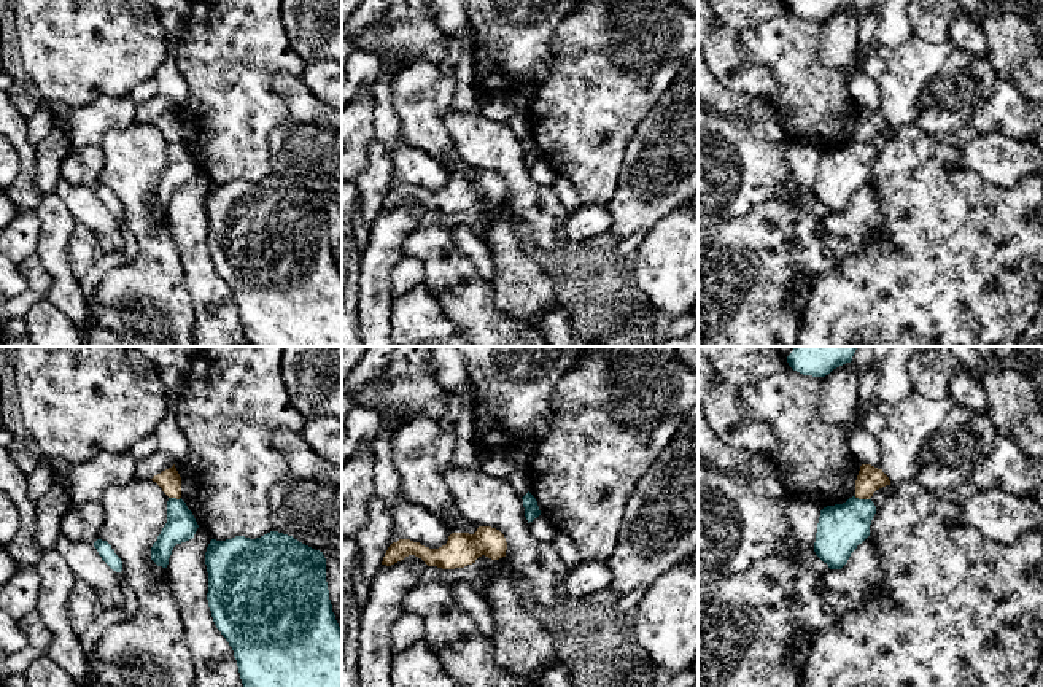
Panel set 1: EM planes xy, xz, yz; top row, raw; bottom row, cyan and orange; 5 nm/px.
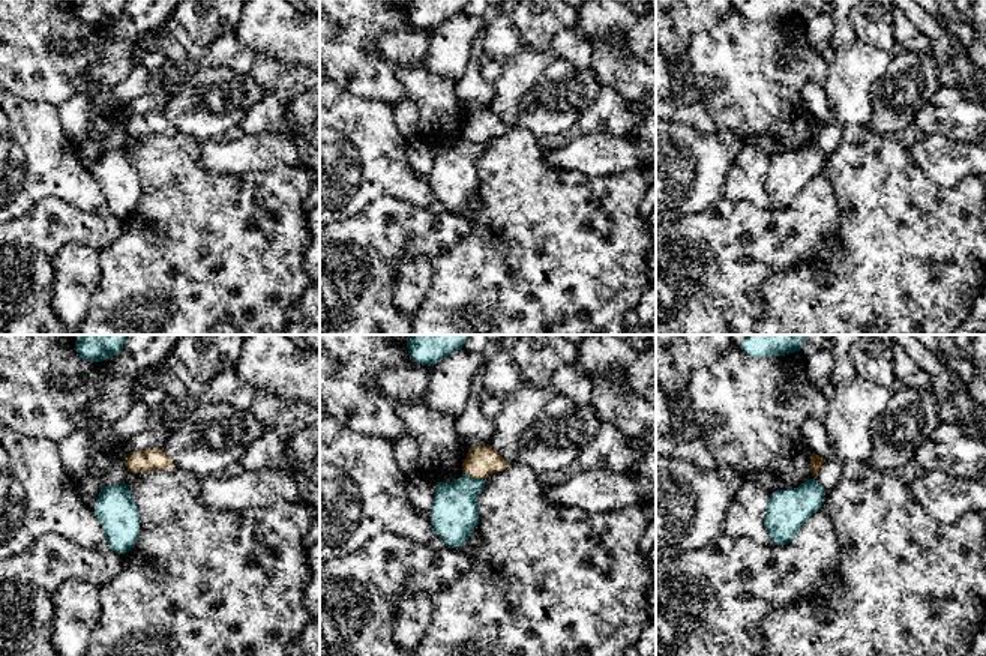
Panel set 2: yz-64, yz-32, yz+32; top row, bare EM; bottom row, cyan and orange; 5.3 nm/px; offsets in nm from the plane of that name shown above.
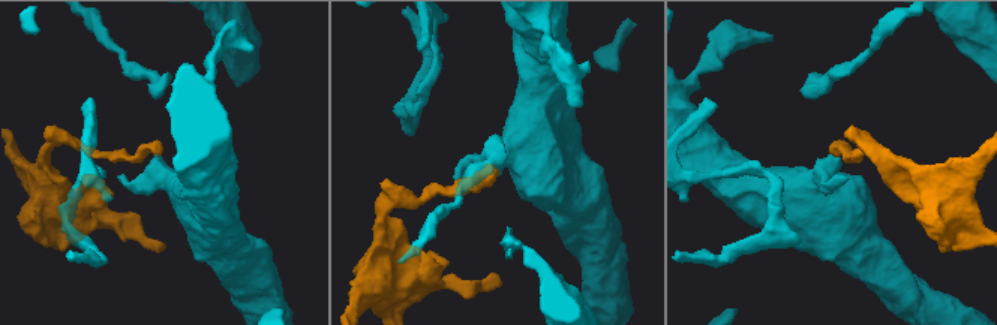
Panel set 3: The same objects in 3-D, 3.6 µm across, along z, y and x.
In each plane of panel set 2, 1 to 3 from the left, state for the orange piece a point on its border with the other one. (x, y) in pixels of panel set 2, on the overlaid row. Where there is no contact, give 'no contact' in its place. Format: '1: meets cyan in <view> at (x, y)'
1: no contact
2: meets cyan in yz-32 at (473, 478)
3: no contact

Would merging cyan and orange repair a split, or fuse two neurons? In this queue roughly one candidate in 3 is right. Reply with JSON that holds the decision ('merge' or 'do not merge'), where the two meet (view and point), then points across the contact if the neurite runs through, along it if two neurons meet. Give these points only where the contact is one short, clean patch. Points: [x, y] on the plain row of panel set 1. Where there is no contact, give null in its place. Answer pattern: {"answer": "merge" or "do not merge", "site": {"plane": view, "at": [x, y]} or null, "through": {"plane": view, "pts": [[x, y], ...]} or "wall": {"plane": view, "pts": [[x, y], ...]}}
{"answer": "do not merge", "site": {"plane": "yz", "at": [862, 143]}, "wall": {"plane": "yz", "pts": [[854, 140], [868, 143]]}}

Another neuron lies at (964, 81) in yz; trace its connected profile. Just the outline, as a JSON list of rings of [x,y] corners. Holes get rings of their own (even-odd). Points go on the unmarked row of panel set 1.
[[[956,48],[924,86],[914,124],[933,138],[952,138],[970,124],[976,107],[989,99],[997,81],[987,52],[975,57]]]

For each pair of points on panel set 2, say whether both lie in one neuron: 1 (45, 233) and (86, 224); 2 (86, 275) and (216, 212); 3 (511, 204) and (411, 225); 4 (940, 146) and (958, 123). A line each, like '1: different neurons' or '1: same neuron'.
1: same neuron
2: different neurons
3: different neurons
4: different neurons

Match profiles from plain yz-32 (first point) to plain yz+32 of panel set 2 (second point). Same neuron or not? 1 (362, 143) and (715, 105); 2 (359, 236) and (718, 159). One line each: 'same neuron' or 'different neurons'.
1: different neurons
2: different neurons

